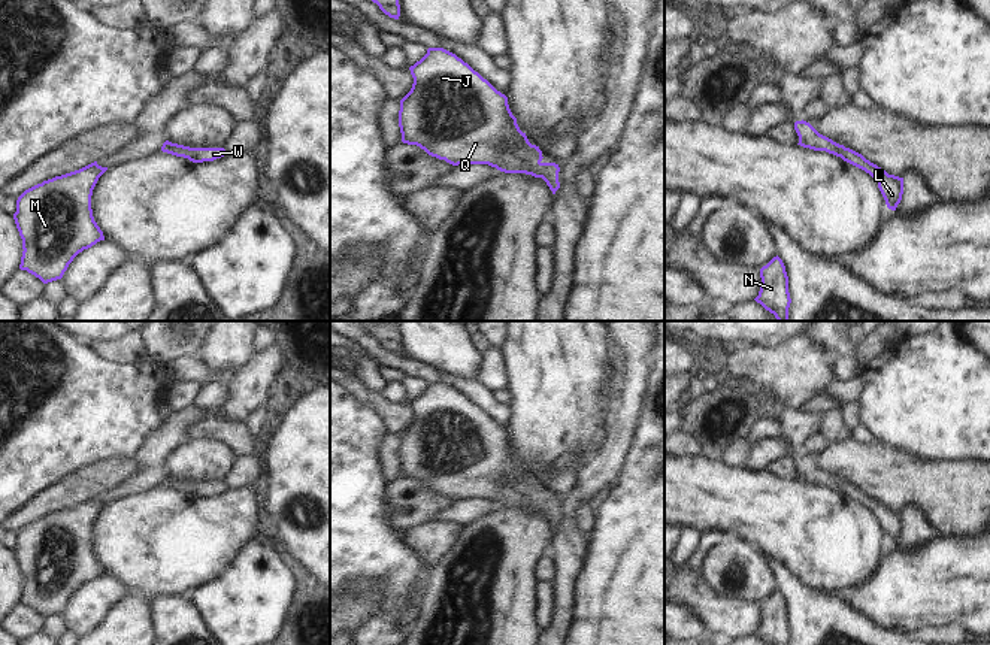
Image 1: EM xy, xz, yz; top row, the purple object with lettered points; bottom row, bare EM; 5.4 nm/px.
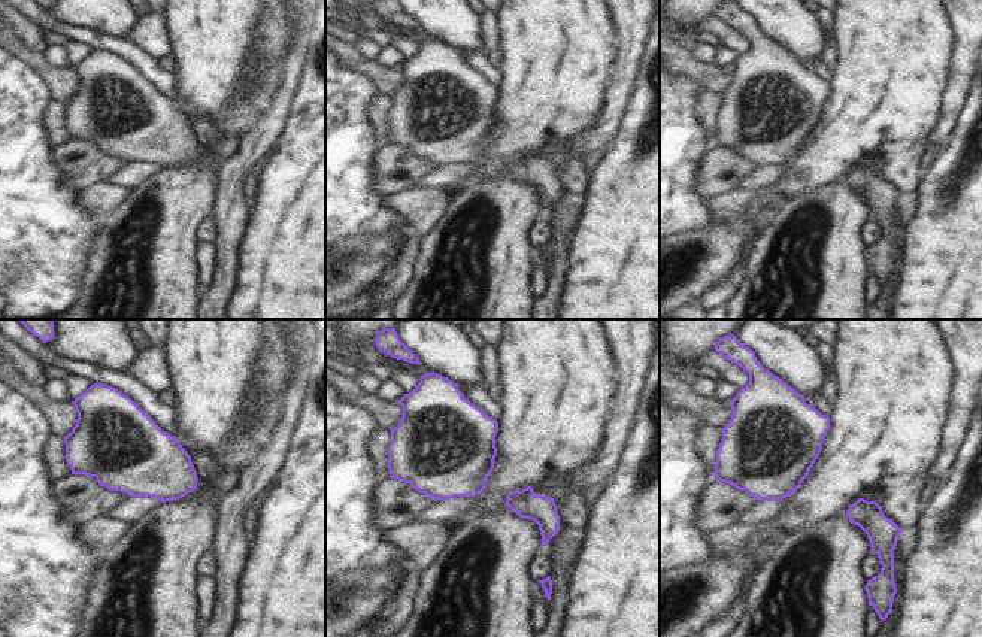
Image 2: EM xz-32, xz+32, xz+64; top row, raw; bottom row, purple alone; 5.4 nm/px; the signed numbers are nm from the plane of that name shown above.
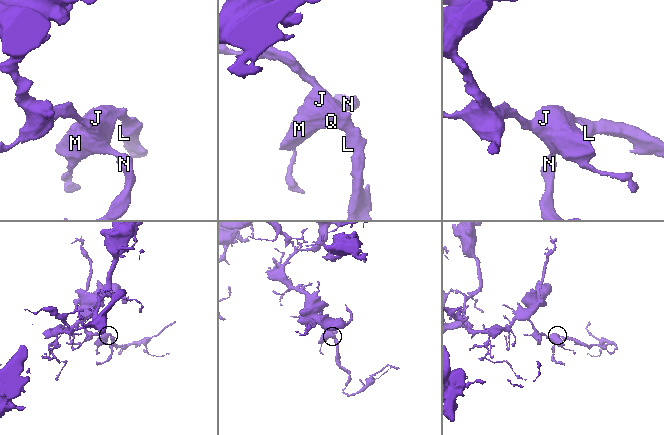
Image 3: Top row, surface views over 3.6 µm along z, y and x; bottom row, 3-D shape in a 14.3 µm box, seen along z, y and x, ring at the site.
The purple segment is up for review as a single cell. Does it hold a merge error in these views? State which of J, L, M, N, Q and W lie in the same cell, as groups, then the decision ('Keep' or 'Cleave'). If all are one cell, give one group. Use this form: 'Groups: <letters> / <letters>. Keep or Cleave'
Groups: J L M N Q W. Keep

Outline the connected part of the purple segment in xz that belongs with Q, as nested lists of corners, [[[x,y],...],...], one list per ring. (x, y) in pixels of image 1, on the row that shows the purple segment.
[[[429,48],[427,54],[409,67],[414,78],[411,91],[400,100],[399,127],[402,142],[417,145],[429,155],[445,160],[452,166],[488,164],[505,173],[526,173],[542,178],[552,194],[560,188],[555,163],[544,163],[539,146],[532,145],[512,115],[508,97],[497,91],[487,79],[475,72],[467,63],[443,48]]]

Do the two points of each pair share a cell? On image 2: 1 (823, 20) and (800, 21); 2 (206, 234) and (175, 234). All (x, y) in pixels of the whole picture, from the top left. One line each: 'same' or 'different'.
1: different
2: different

